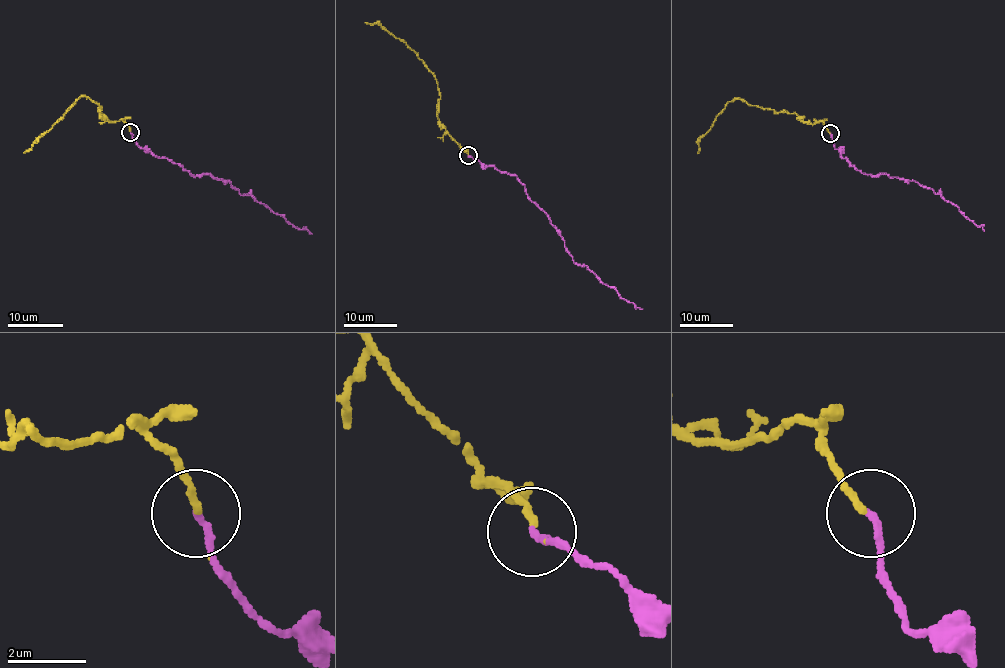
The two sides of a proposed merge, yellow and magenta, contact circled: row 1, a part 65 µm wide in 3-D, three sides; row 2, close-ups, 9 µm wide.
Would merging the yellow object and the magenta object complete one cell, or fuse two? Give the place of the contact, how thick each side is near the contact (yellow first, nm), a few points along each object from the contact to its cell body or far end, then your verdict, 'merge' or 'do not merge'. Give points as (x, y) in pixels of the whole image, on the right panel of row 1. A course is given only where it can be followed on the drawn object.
(830, 133) | 160/180 nm | yellow via (829, 133), (821, 121), (807, 124), (795, 113), (775, 112), (734, 99), (726, 104), (700, 138), (697, 153) | magenta via (831, 133), (835, 148), (861, 173), (887, 174), (930, 187), (984, 231) | merge

